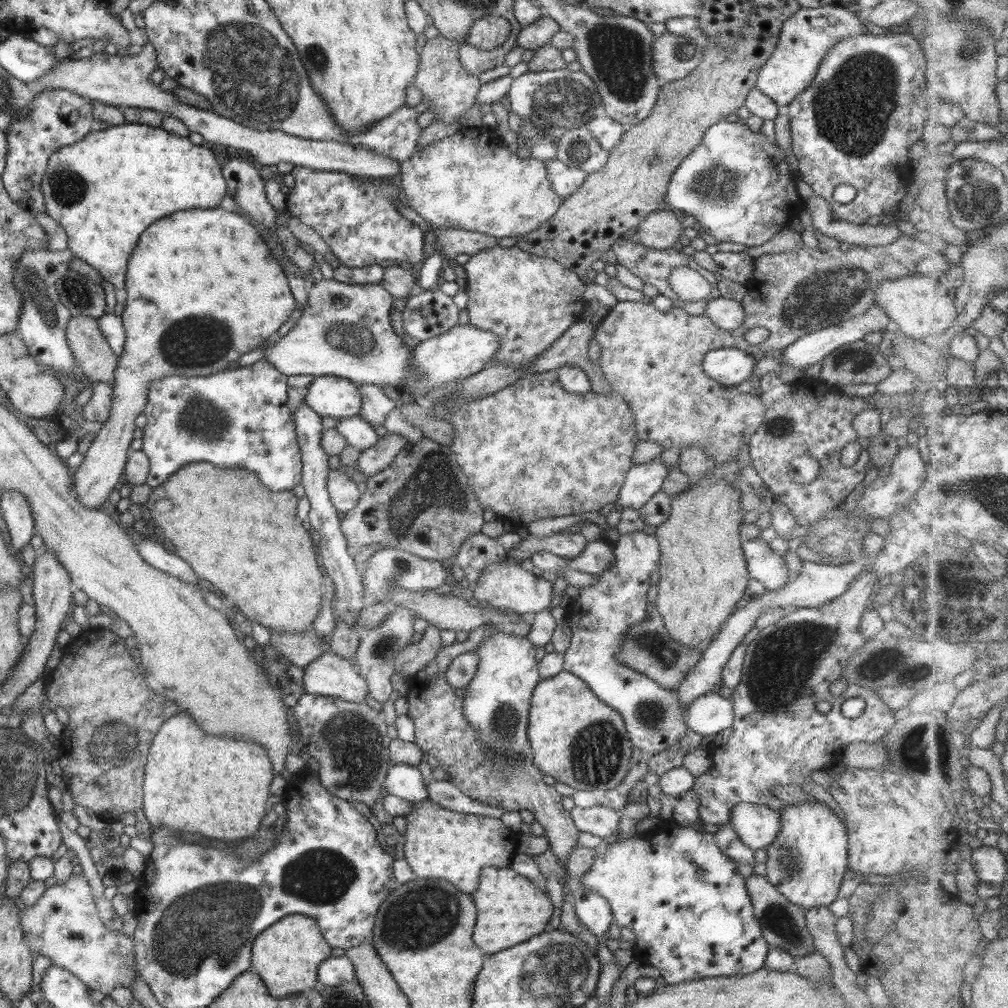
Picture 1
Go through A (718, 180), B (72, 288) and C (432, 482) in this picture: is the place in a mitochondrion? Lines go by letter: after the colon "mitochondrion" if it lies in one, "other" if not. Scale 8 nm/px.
A: mitochondrion
B: mitochondrion
C: mitochondrion

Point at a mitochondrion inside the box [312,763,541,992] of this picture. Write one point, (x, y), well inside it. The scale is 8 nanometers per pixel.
(408, 927)

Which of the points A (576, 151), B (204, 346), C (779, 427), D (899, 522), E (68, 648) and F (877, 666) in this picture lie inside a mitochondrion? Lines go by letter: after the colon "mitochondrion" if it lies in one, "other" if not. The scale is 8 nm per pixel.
A: mitochondrion
B: mitochondrion
C: mitochondrion
D: other
E: other
F: mitochondrion

